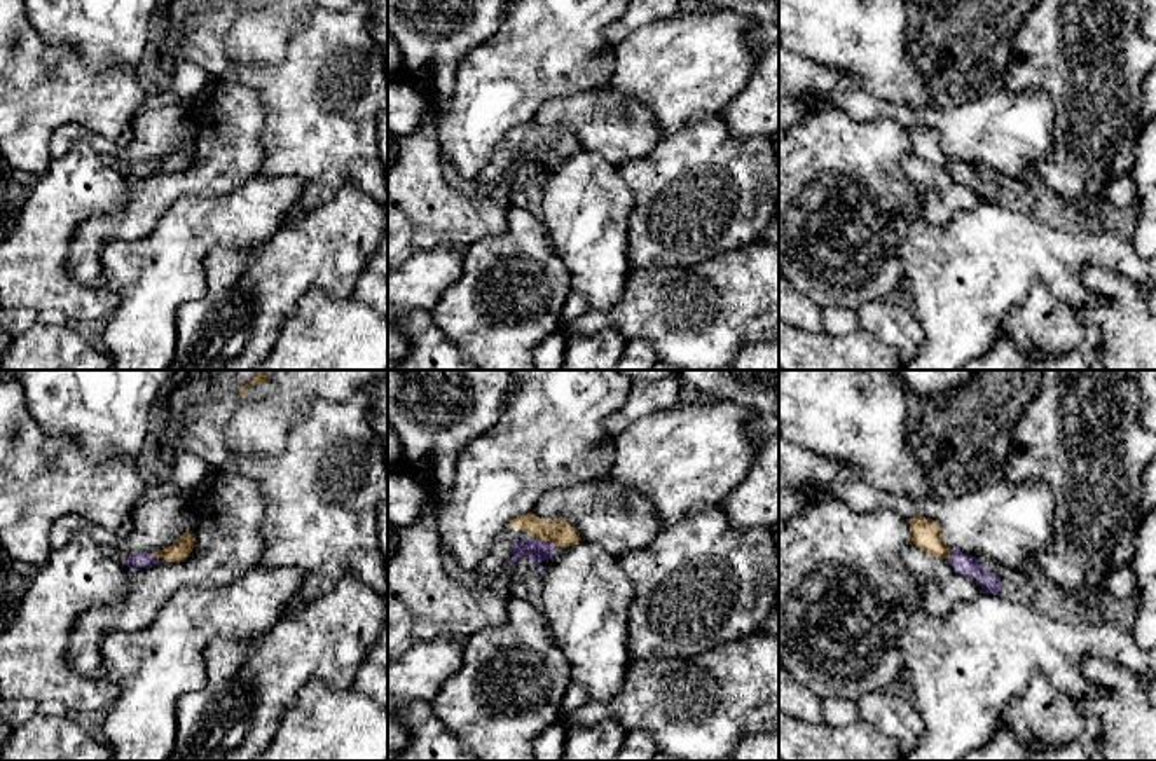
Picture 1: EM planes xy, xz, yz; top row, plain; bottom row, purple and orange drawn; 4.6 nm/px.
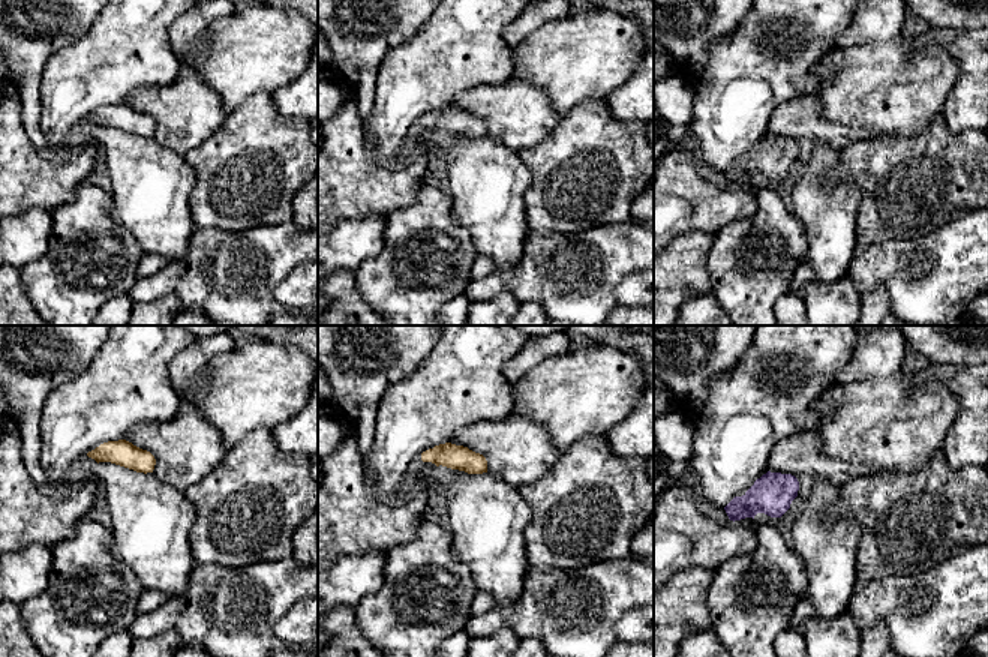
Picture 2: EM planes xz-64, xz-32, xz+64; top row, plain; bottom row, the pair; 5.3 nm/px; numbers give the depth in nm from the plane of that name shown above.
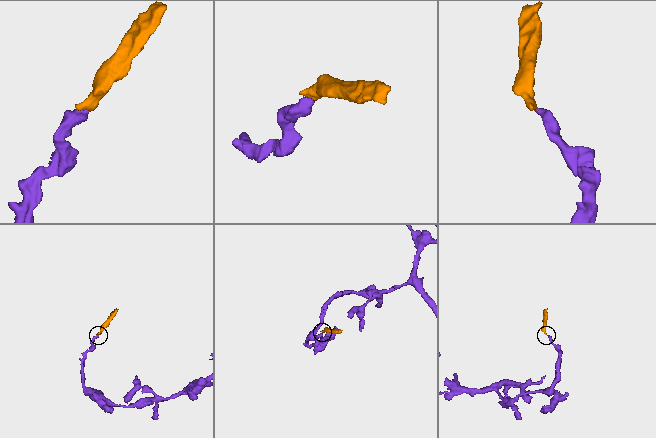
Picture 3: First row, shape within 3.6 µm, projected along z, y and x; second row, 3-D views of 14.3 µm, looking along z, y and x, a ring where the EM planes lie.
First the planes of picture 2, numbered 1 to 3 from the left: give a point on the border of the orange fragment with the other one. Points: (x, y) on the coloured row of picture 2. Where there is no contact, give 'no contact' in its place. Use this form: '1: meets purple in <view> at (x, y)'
1: no contact
2: no contact
3: no contact

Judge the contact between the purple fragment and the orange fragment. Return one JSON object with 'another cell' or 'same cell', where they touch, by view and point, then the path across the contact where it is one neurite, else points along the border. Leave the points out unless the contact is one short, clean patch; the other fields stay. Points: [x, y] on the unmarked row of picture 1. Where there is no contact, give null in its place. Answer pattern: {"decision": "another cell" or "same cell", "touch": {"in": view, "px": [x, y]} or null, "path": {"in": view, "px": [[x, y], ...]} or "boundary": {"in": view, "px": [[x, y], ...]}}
{"decision": "same cell", "touch": {"in": "xz", "px": [547, 150]}, "path": {"in": "xz", "px": [[538, 159], [547, 150], [554, 143], [563, 143]]}}

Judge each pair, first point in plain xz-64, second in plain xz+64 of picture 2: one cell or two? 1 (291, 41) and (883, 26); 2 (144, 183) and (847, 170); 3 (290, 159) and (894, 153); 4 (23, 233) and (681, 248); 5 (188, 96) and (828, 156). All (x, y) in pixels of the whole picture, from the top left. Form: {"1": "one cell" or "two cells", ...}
{"1": "two cells", "2": "two cells", "3": "one cell", "4": "one cell", "5": "two cells"}

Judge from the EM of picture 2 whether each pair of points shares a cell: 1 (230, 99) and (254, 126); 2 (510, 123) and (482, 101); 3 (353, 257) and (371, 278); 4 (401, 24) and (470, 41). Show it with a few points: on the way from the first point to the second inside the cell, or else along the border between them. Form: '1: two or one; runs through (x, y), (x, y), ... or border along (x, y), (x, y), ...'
1: two; border along (269, 93), (249, 96), (228, 114)
2: one; runs through (502, 116), (489, 102)
3: two; border along (383, 239), (383, 249), (366, 258), (354, 270)
4: two; border along (431, 15), (411, 38), (390, 50)

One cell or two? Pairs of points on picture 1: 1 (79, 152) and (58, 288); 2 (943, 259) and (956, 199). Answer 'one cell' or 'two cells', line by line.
1: one cell
2: two cells

